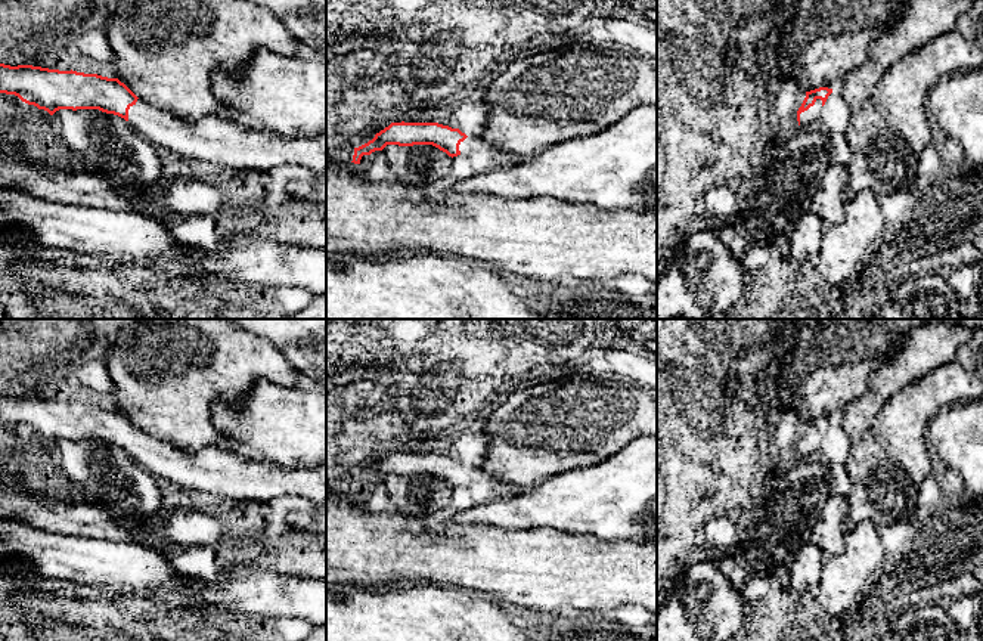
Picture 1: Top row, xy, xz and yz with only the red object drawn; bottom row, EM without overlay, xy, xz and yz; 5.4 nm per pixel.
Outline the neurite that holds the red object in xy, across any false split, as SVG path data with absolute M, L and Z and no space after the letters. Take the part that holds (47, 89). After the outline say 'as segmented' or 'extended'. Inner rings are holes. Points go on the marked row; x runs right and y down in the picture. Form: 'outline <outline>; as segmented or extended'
outline M0 64L0 93L15 95L22 102L53 115L59 109L99 109L114 114L131 127L154 148L167 155L184 160L201 160L227 170L255 168L267 171L282 165L301 165L326 174L326 131L316 137L285 137L258 126L245 126L210 115L199 121L186 121L168 111L139 99L118 78L77 71L59 71L32 65L10 66Z; extended

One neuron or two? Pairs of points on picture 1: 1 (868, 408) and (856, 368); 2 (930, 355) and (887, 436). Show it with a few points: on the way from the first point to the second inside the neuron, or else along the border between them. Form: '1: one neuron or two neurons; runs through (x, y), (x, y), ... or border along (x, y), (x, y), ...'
1: two neurons; border along (883, 364), (868, 377), (867, 389), (837, 415)
2: two neurons; border along (948, 364), (930, 369), (887, 399)

